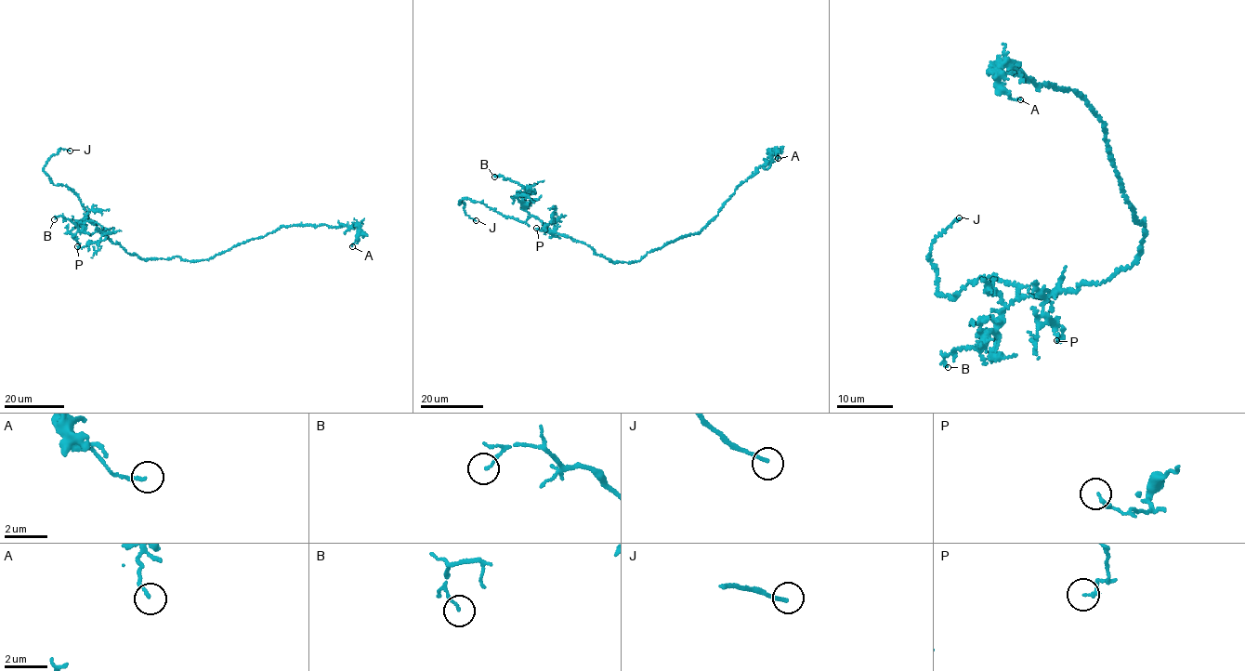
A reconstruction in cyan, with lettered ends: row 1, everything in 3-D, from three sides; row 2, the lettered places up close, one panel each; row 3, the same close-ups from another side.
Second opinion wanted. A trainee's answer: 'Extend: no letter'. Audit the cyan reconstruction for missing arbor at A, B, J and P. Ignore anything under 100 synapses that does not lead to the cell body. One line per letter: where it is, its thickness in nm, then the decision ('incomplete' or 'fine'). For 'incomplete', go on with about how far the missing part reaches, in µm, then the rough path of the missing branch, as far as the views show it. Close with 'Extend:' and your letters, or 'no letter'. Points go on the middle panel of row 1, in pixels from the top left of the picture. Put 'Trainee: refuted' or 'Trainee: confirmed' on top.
Trainee: refuted
A: (778, 158) | 120 nm | fine
B: (494, 177) | 120 nm | fine
J: (476, 220) | 160 nm | incomplete | 20 µm | (476, 220), (511, 246), (514, 253)
P: (536, 228) | 180 nm | fine
Extend: J

